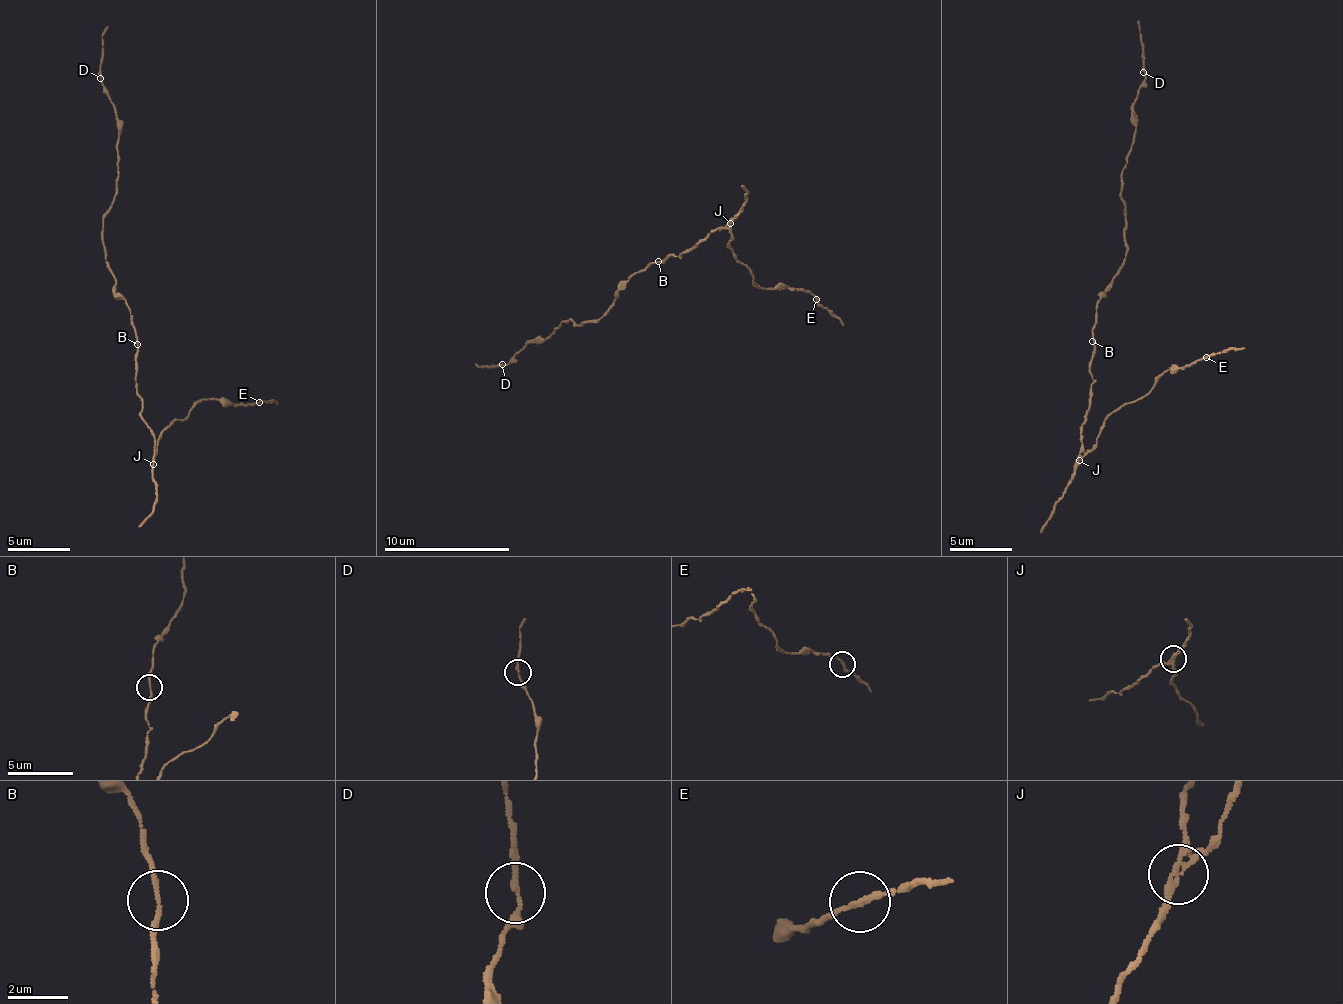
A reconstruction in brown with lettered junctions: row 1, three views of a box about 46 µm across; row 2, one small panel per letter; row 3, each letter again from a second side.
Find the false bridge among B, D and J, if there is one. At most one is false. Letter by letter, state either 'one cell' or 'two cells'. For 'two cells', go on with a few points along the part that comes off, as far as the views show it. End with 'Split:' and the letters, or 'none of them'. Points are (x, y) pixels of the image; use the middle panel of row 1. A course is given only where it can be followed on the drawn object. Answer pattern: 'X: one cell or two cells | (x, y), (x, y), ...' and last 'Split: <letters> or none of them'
B: one cell
D: one cell
J: two cells | (731, 224), (727, 242), (733, 253), (752, 270), (761, 288), (811, 291), (844, 325)
Split: J

